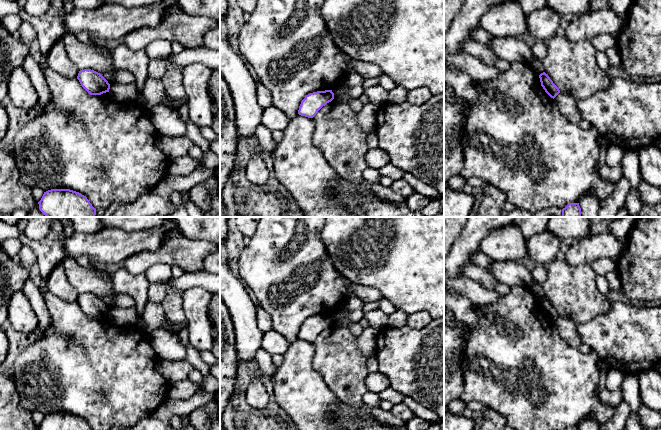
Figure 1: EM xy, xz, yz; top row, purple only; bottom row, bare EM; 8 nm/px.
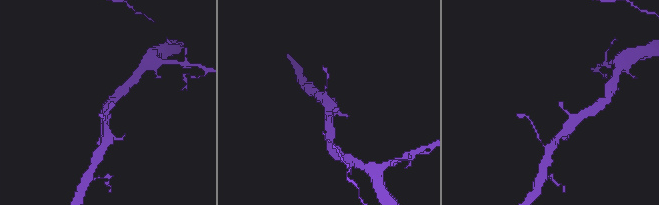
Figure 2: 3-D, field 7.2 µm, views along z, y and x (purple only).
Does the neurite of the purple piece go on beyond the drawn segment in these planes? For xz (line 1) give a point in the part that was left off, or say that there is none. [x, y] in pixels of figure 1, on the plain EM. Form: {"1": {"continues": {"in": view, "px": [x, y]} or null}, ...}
{"1": {"continues": null}}

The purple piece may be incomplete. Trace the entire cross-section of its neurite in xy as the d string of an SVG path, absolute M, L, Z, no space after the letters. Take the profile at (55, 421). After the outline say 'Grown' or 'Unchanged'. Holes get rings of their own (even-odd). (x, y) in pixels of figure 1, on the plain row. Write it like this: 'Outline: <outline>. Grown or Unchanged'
Outline: M51 413L44 416L39 430L92 430L86 420L70 413Z. Unchanged

